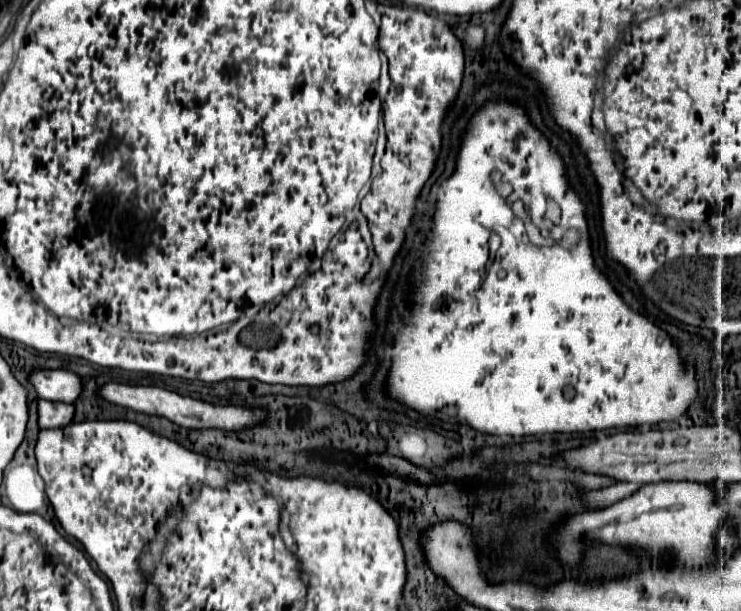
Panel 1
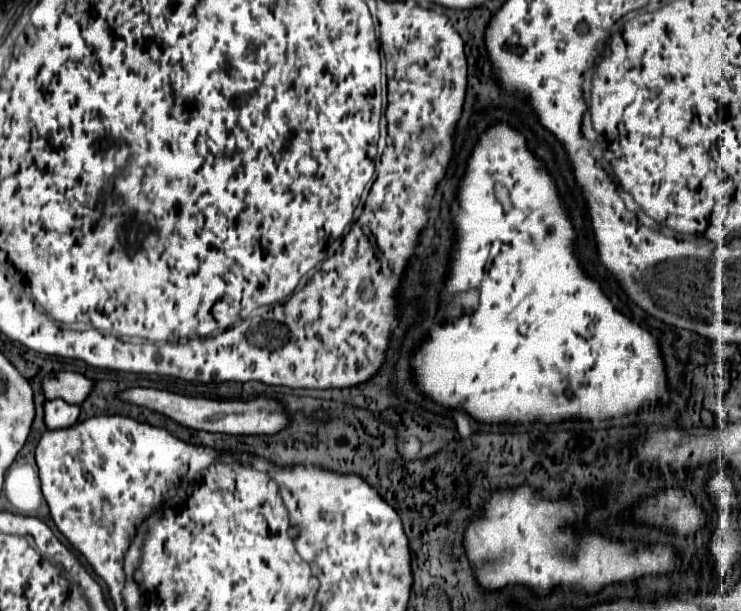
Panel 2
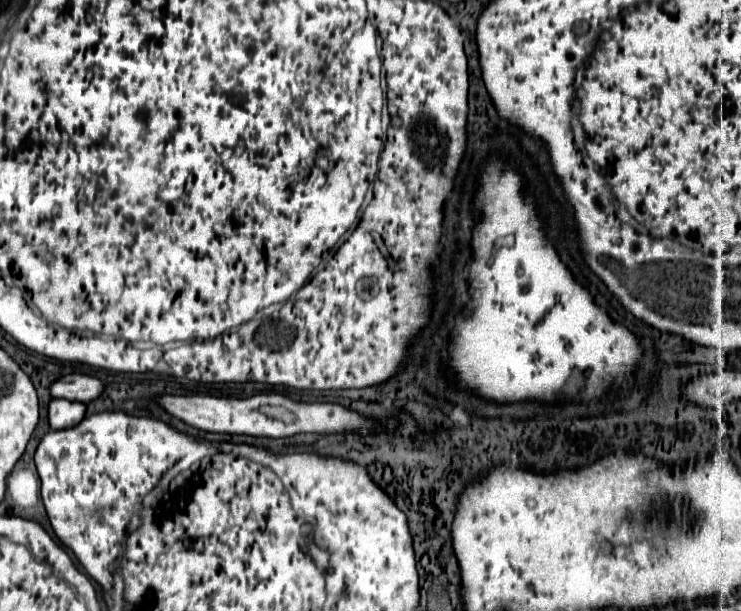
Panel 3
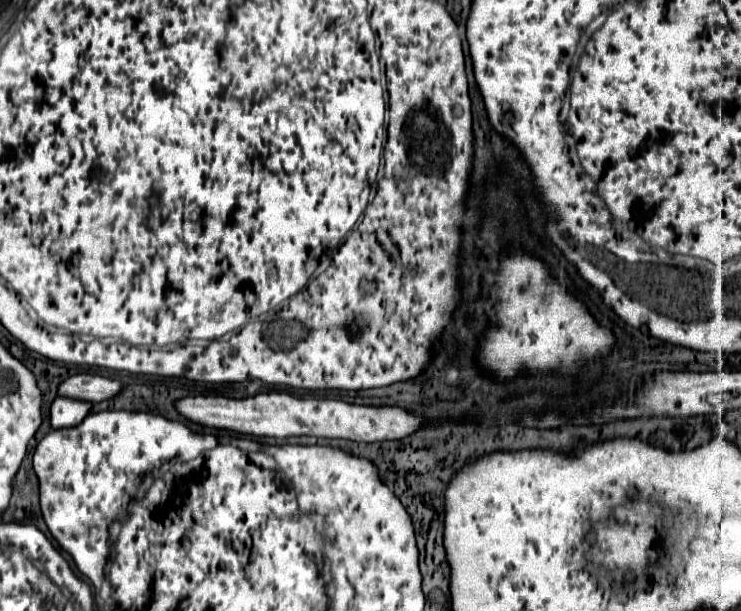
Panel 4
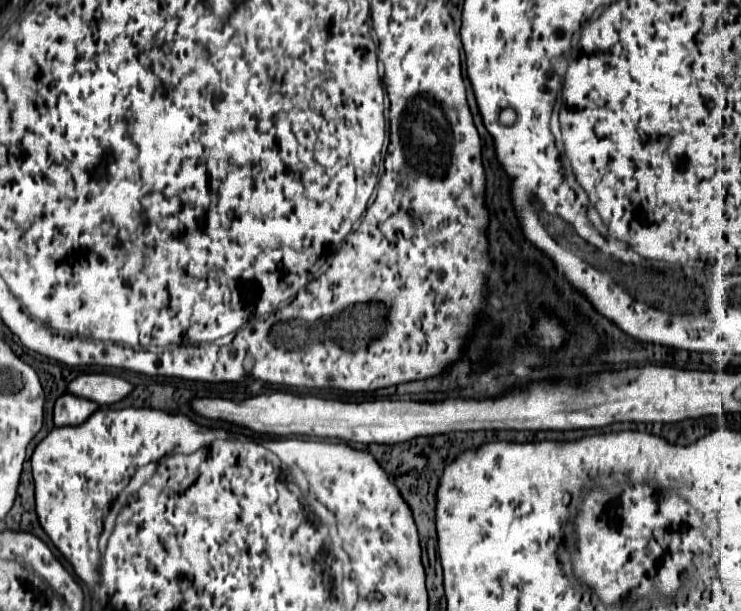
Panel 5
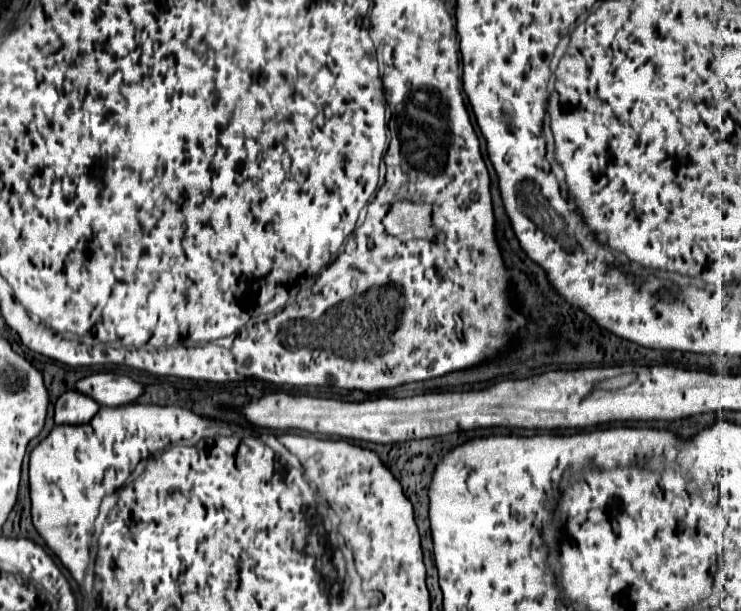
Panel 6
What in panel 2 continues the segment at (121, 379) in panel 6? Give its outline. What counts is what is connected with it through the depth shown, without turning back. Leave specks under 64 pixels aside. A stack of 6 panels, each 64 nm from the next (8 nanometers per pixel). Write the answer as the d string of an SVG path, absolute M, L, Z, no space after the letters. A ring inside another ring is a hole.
M60 372L56 376L48 376L42 382L42 390L48 400L62 398L68 404L82 404L86 396L90 396L94 382L78 372Z

